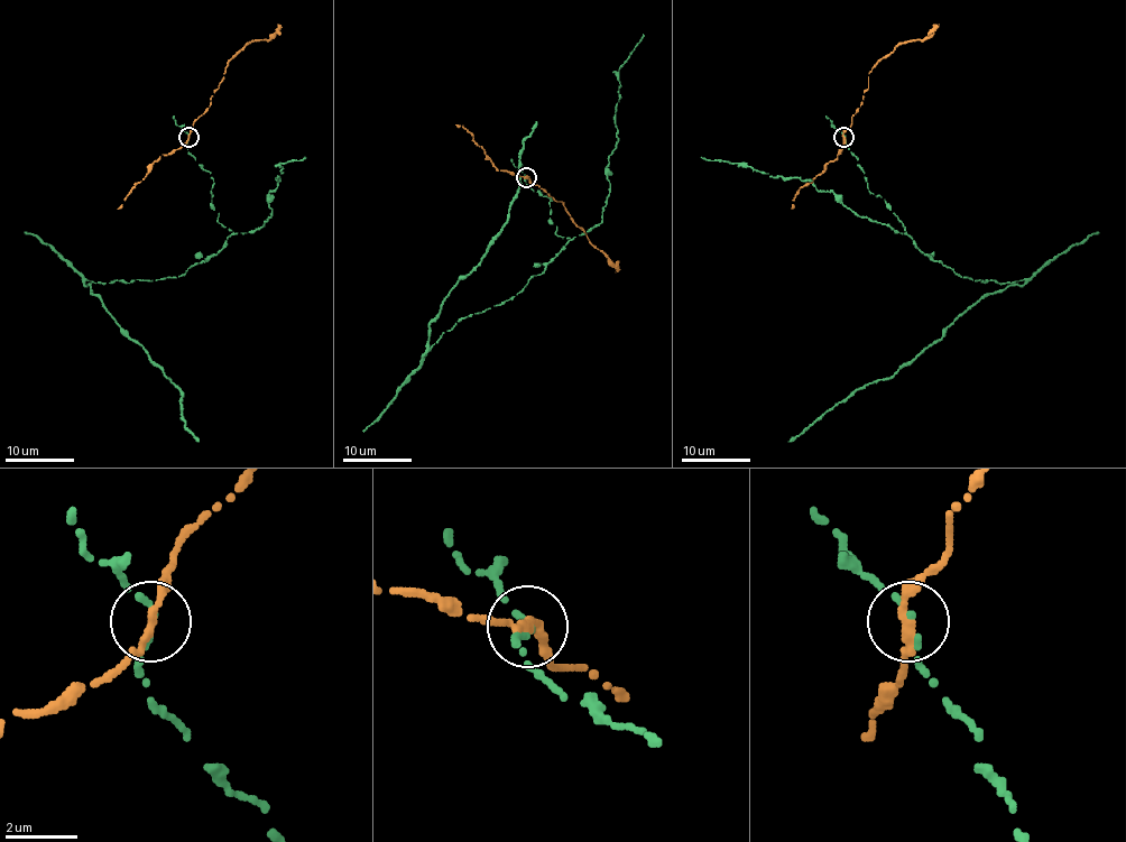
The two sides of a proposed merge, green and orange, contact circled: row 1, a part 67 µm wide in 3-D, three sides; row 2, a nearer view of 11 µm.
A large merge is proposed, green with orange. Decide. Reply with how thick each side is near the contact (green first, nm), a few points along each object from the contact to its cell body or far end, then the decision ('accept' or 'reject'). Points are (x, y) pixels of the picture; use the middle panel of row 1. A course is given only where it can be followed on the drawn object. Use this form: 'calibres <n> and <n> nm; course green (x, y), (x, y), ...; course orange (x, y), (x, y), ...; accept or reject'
calibres 180 and 240 nm; course green (526, 177), (552, 200), (555, 233), (571, 240), (517, 295), (430, 344), (442, 302), (507, 222), (536, 121); course orange (526, 177), (557, 202), (562, 202), (591, 243), (616, 267), (616, 273); reject

